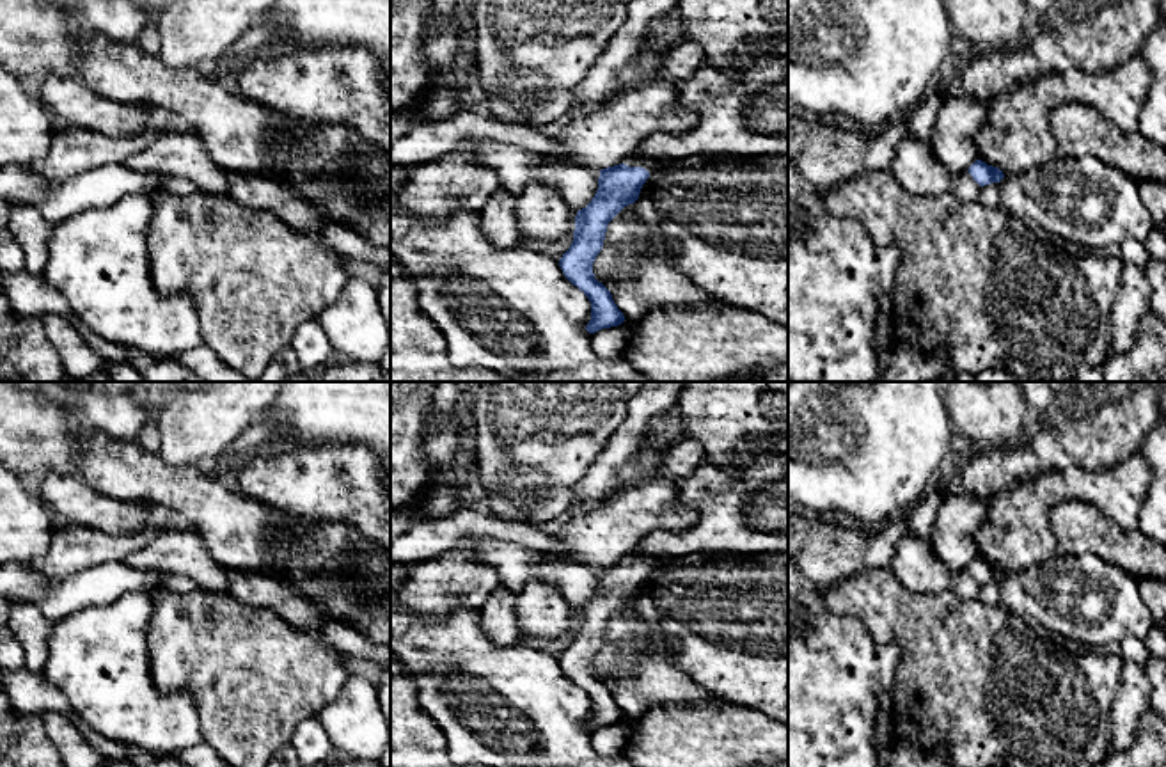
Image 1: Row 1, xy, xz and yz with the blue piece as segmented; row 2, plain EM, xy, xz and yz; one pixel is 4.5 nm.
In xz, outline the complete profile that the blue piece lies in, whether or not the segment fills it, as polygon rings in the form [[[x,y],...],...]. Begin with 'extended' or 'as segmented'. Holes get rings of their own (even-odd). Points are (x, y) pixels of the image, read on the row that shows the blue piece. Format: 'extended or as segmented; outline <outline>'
extended; outline [[[630,154],[619,165],[602,169],[595,197],[577,211],[573,241],[559,259],[559,266],[564,277],[591,302],[591,320],[586,325],[589,334],[625,321],[611,291],[593,273],[593,263],[603,247],[607,225],[625,206],[639,199],[650,172],[666,162],[664,158]]]

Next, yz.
extended; outline [[[976,160],[965,172],[955,176],[953,195],[965,204],[978,202],[980,188],[1003,178],[1003,170]]]

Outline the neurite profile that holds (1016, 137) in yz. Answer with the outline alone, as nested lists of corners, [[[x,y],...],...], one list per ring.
[[[1058,73],[1019,82],[987,105],[985,123],[976,133],[978,160],[997,167],[1004,178],[1049,165],[1060,154],[1049,115],[1072,99]]]

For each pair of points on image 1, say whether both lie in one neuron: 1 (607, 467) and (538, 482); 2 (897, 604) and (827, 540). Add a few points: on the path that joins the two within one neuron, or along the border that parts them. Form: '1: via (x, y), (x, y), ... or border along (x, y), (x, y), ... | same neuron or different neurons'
1: border along (609, 437), (600, 455), (574, 489), (574, 503) | different neurons
2: border along (897, 547), (886, 567), (861, 570), (824, 588) | different neurons

